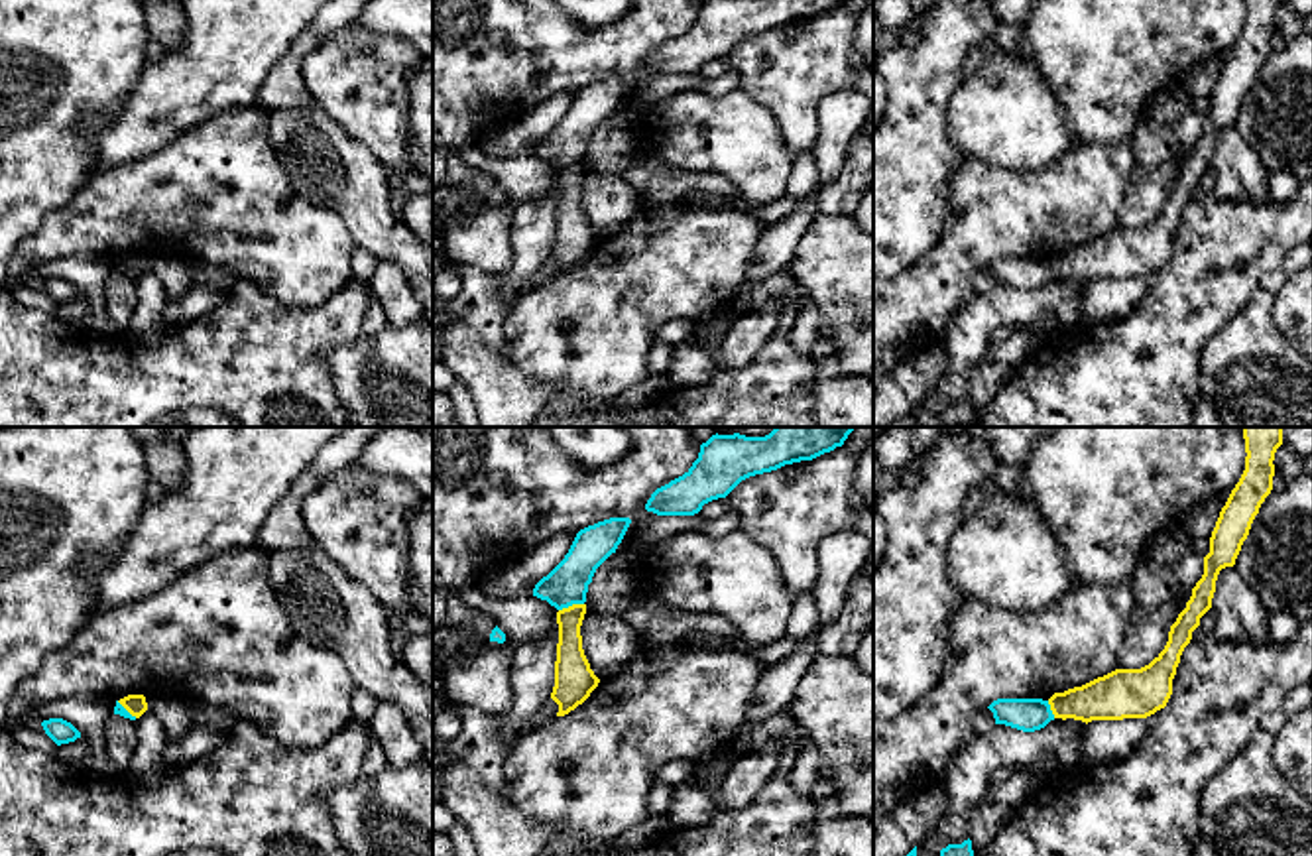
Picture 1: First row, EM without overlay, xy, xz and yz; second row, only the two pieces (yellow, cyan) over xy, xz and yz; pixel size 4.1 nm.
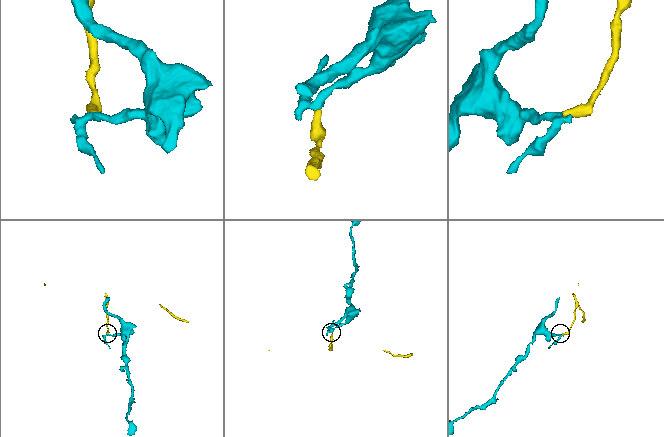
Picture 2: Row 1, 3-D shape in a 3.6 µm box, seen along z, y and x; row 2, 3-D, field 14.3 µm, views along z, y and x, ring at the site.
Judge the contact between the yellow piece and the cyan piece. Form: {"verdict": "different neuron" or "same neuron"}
{"verdict": "different neuron"}

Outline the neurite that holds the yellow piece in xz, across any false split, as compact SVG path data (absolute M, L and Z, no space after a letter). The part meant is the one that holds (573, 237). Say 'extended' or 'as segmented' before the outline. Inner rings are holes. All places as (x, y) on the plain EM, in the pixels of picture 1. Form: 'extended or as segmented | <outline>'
as segmented | M572 163L557 171L559 203L551 252L551 258L559 264L557 275L565 275L582 264L600 242L582 209L580 185L584 173L586 163Z

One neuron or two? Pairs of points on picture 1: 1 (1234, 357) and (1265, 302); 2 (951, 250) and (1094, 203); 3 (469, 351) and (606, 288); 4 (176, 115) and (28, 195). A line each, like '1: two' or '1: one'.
1: one
2: one
3: two
4: two

